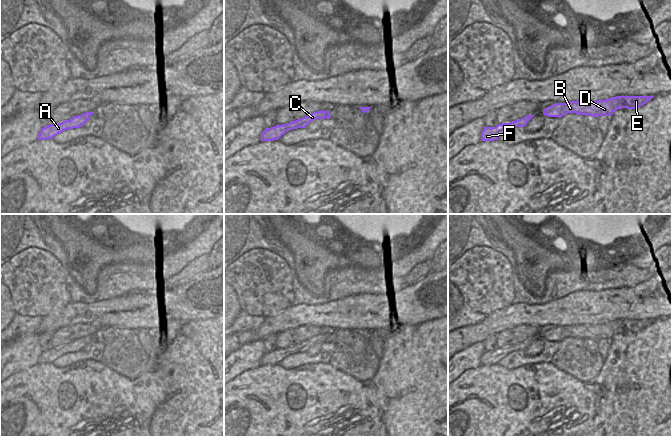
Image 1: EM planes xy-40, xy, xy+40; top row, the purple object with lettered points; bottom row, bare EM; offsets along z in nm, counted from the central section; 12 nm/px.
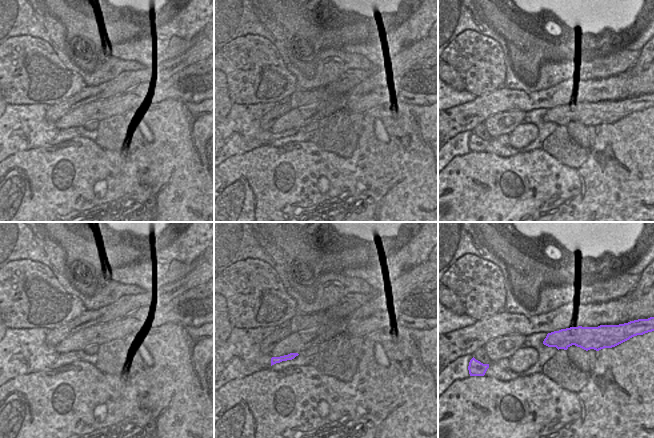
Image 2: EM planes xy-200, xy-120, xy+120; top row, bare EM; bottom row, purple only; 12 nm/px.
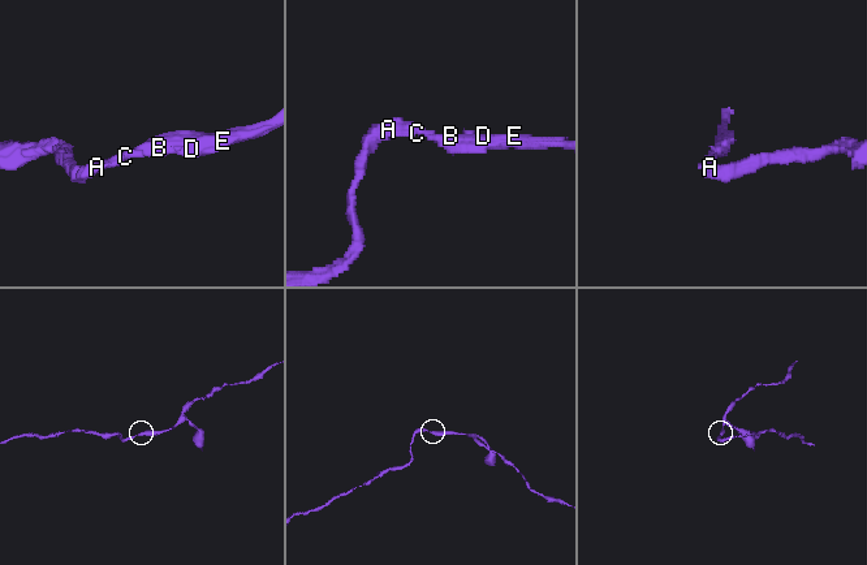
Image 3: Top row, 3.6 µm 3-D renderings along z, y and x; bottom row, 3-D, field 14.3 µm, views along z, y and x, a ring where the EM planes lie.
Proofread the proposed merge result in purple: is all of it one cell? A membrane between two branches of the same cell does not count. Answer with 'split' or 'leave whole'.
leave whole

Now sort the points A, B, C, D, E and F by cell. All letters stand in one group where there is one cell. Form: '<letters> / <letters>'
A B C D E F

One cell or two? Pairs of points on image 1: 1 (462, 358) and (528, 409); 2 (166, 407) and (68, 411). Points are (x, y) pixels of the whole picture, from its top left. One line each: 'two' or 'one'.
1: two
2: one

